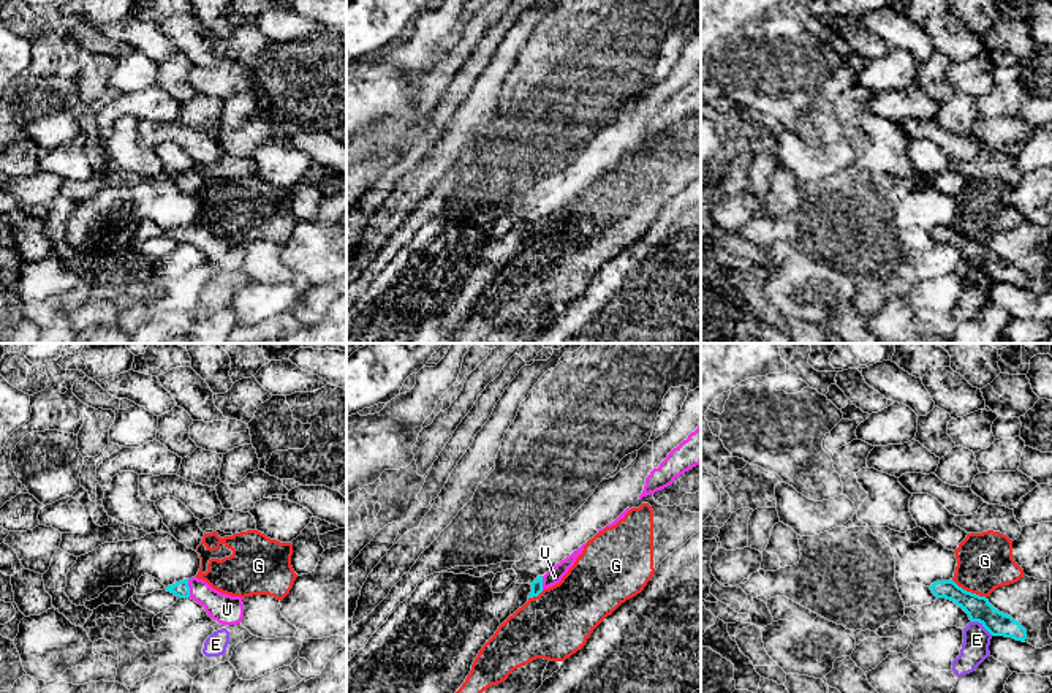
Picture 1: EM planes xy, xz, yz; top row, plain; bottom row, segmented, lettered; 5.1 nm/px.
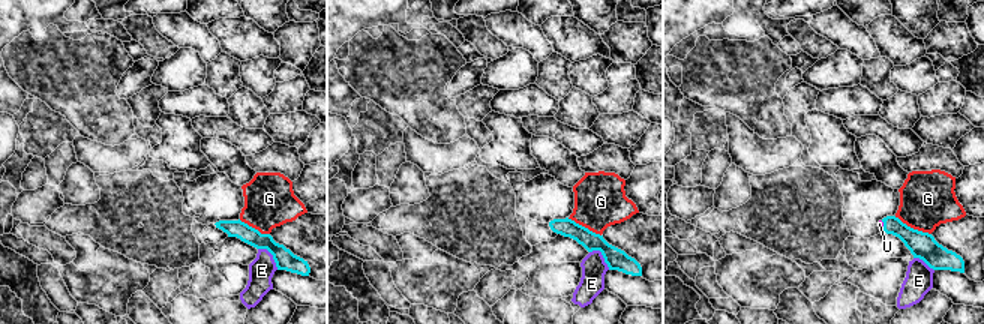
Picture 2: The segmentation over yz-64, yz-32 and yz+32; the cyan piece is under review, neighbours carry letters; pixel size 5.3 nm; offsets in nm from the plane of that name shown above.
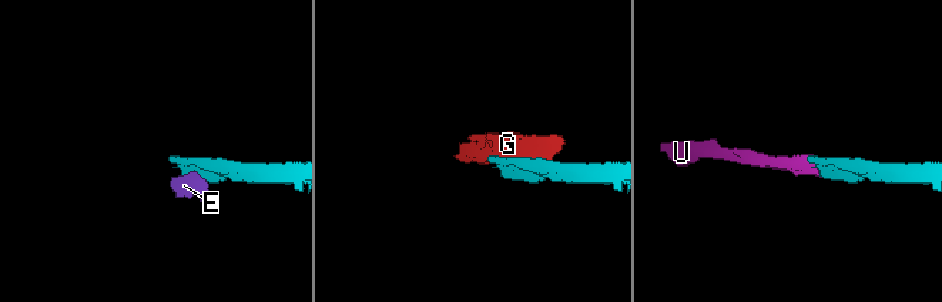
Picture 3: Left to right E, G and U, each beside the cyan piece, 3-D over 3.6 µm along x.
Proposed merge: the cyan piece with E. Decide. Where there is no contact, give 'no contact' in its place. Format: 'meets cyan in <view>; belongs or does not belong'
meets cyan in yz; does not belong

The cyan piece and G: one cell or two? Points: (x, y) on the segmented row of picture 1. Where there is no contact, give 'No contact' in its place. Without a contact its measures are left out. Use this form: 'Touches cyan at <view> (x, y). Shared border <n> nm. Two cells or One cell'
Touches cyan at yz (968, 592). Shared border 200 nm. Two cells

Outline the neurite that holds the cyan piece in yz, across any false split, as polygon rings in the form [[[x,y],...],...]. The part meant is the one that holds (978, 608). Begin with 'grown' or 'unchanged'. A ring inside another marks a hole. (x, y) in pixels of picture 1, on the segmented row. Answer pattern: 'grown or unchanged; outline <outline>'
unchanged; outline [[[952,579],[937,581],[930,585],[937,598],[946,598],[960,606],[971,622],[979,622],[992,636],[1012,638],[1025,642],[1027,630],[1011,615],[995,609],[986,596],[967,592]]]

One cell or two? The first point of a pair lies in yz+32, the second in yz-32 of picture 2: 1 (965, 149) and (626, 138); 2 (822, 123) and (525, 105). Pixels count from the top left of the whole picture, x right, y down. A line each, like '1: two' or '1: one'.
1: two
2: two

